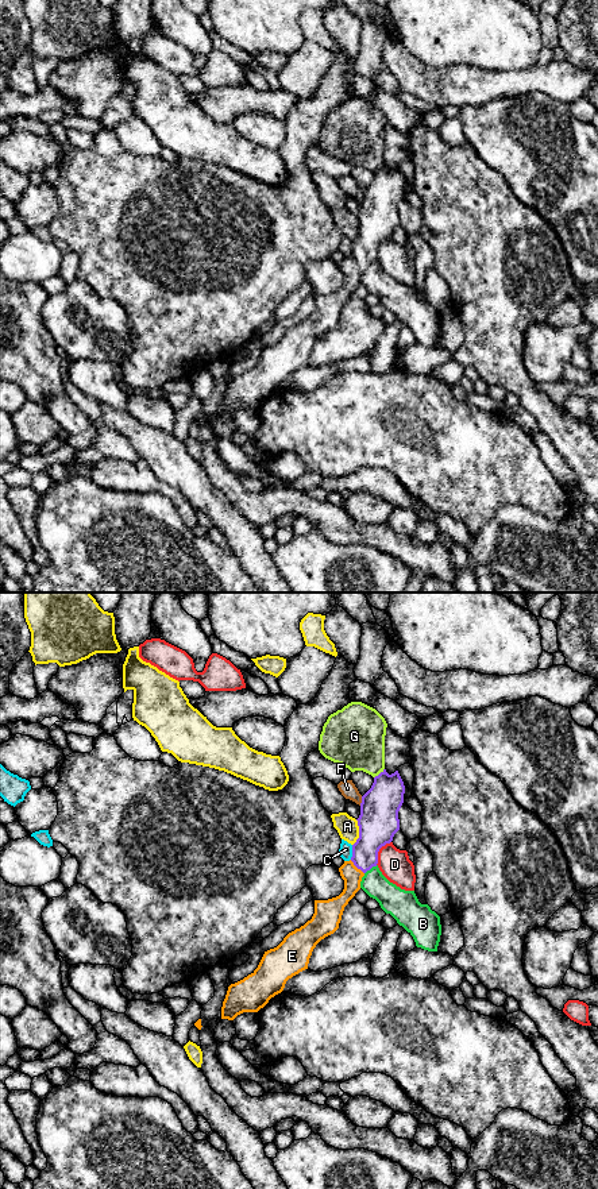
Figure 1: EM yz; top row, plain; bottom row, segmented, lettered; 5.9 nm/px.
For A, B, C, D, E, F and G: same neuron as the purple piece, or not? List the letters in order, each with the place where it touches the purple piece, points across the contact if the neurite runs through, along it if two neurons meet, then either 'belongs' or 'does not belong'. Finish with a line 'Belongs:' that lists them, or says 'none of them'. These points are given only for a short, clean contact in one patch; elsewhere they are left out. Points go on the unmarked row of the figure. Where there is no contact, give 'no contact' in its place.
A: contact yz (359, 228); border yz (357, 215), (358, 234), (352, 240); does not belong
B: contact yz (370, 263); border yz (377, 261), (373, 261), (365, 269); does not belong
C: contact yz (352, 247); does not belong
D: contact yz (378, 246); does not belong
E: contact yz (357, 262); way yz (375, 226), (365, 253), (357, 262), (350, 269); belongs
F: contact yz (362, 196); border yz (362, 192), (359, 200); does not belong
G: contact yz (379, 169); does not belong
Belongs: E

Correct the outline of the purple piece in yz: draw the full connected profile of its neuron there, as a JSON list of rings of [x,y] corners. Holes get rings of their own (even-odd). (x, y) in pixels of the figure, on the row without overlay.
[[[383,165],[374,173],[371,184],[362,192],[360,211],[356,215],[359,233],[352,240],[352,252],[339,263],[340,271],[344,275],[343,287],[328,296],[315,296],[312,314],[300,324],[289,328],[277,343],[265,347],[258,363],[251,370],[228,382],[221,402],[221,414],[234,416],[243,408],[258,408],[271,393],[283,386],[289,374],[308,364],[313,344],[321,335],[339,324],[344,302],[360,285],[362,273],[373,262],[377,262],[379,244],[390,239],[394,229],[400,225],[398,206],[404,198],[404,189],[405,181],[398,166],[389,170]]]

